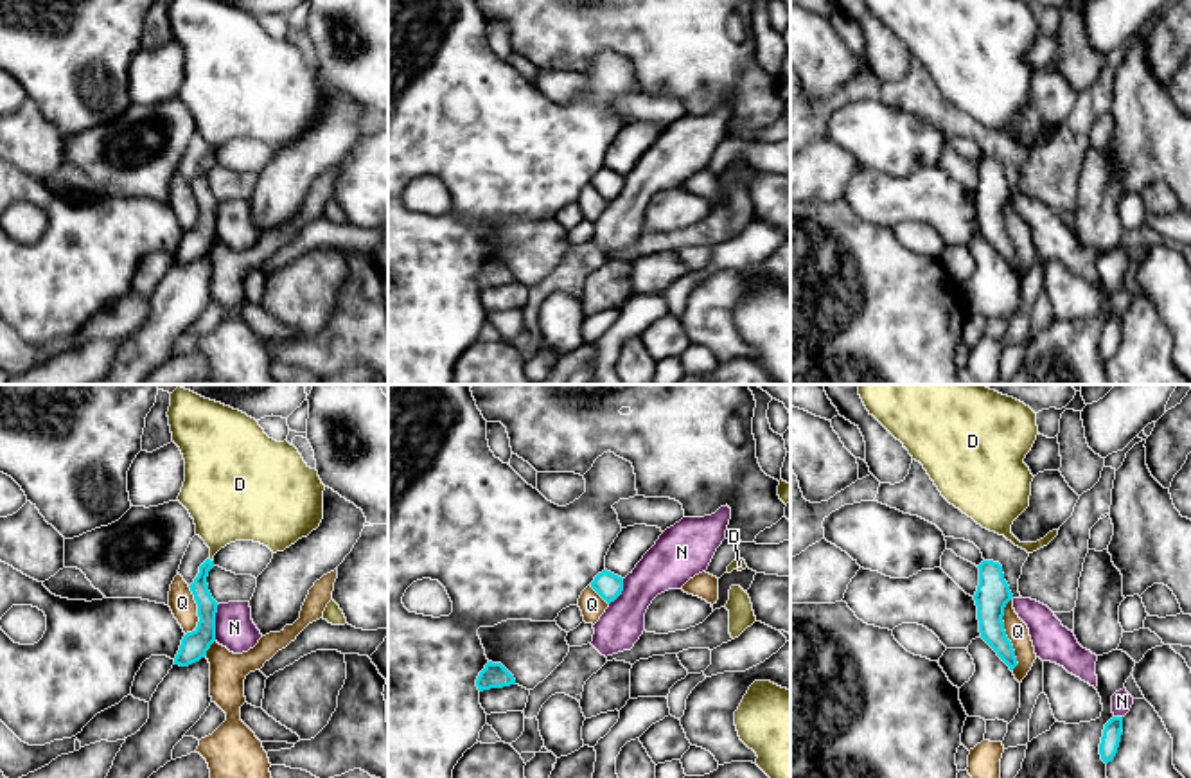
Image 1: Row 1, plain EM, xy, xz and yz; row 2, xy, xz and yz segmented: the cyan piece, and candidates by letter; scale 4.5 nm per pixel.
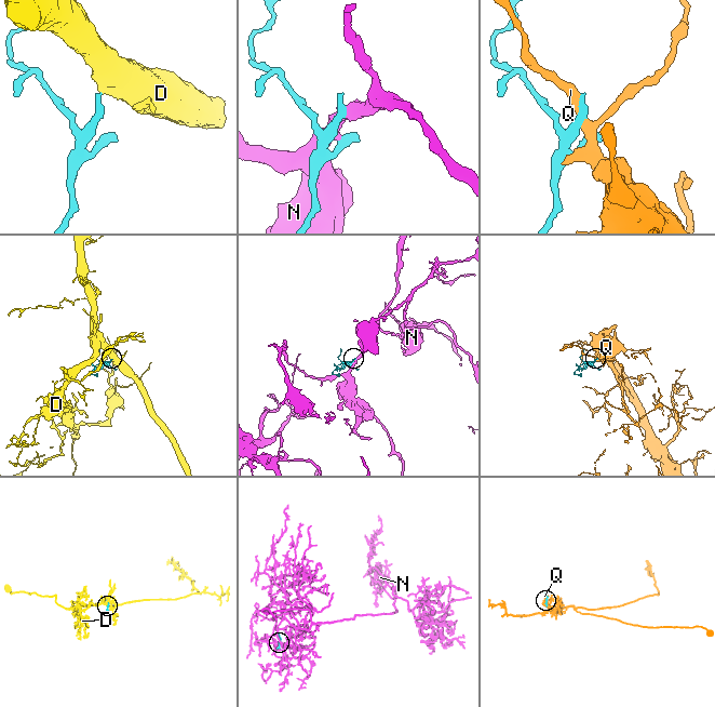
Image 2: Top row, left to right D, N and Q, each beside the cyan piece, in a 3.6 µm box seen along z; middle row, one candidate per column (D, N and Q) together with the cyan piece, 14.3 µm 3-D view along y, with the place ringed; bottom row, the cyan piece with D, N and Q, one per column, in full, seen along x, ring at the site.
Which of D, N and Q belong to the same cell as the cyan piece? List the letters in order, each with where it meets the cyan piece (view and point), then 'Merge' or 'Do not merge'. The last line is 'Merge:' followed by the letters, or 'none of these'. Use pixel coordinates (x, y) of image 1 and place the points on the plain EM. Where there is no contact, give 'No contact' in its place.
D: Touches cyan at xy (209, 157). Merge
N: Touches cyan at xy (214, 220). Do not merge
Q: Touches cyan at yz (1005, 232). Do not merge
Merge: D

